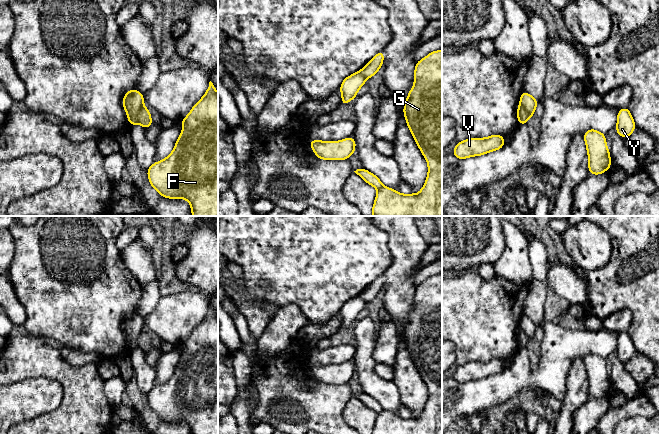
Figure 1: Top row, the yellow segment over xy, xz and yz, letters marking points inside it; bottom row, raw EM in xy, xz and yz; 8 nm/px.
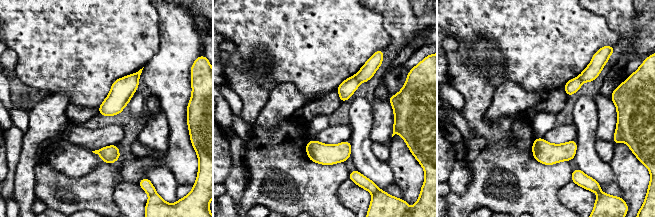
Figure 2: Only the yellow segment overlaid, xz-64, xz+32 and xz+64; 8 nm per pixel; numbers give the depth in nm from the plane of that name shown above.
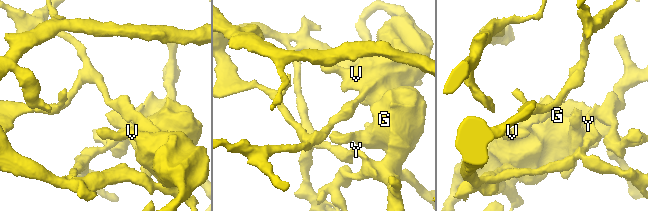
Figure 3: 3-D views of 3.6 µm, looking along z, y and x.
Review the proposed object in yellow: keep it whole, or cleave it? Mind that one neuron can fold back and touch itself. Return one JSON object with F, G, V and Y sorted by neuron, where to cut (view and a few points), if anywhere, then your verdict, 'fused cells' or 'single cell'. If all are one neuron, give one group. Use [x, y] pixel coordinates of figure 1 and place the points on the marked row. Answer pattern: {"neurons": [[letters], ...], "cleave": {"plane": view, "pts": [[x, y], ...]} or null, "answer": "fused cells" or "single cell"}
{"neurons": [["F", "G", "V"], ["Y"]], "cleave": {"plane": "xy", "pts": [[143, 106], [139, 111], [137, 122]]}, "answer": "fused cells"}

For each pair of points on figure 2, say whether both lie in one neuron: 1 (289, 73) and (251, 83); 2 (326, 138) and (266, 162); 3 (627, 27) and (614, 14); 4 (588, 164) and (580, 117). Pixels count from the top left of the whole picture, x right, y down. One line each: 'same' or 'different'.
1: different
2: different
3: same
4: same

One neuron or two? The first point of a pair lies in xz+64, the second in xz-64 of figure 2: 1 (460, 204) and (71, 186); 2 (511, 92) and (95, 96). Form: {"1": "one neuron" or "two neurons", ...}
{"1": "one neuron", "2": "two neurons"}

